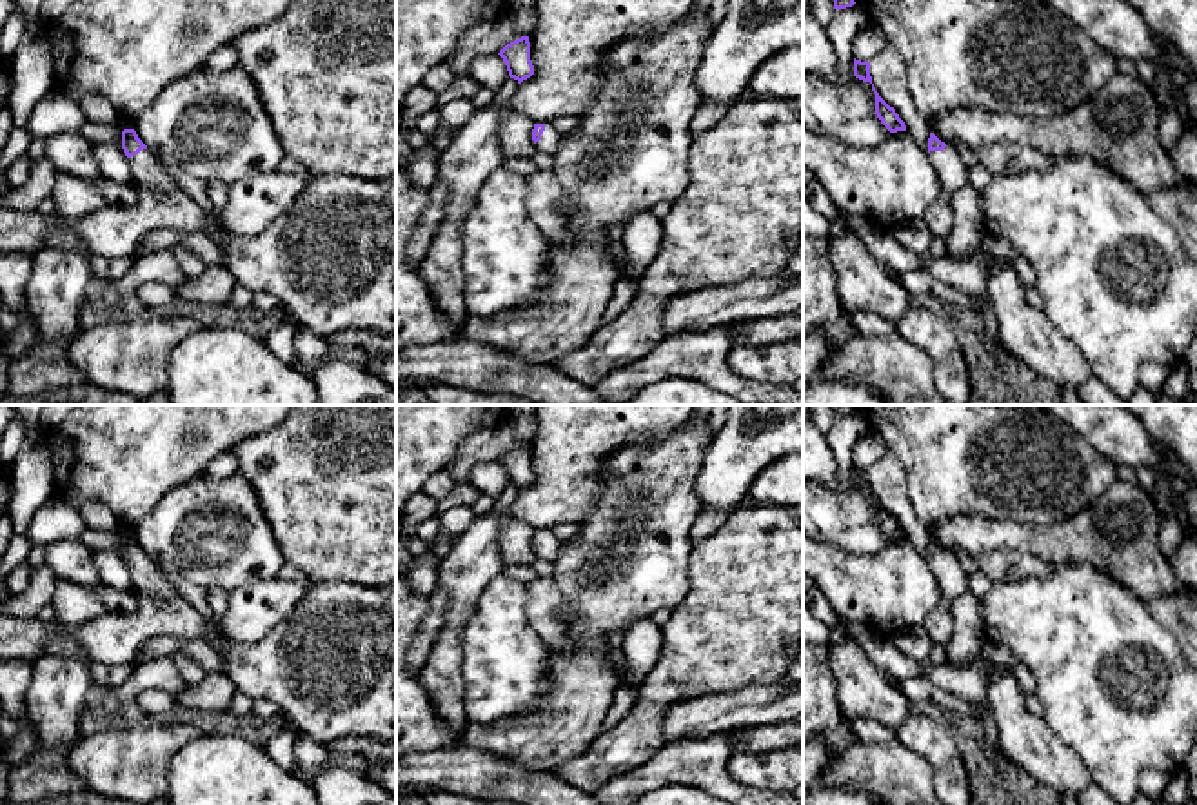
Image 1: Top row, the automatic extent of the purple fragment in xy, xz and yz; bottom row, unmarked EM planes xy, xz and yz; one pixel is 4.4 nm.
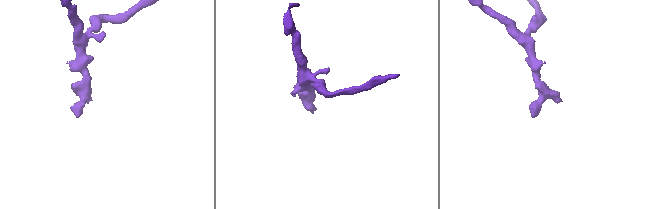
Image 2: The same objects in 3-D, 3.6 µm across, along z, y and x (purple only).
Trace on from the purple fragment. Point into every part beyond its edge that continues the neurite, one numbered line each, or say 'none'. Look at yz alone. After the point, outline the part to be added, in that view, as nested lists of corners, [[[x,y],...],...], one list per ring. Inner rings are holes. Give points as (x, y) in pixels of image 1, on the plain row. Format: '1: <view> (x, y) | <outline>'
1: yz (949, 573) | [[[946,551],[943,558],[930,558],[928,565],[941,587],[943,603],[921,625],[926,629],[932,643],[946,647],[954,629],[950,603],[968,592],[968,574],[952,551]]]

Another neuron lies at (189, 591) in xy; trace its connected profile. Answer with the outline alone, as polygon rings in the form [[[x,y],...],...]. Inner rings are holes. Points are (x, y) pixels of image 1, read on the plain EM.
[[[163,574],[167,581],[171,581],[178,592],[191,601],[196,611],[207,620],[207,621],[216,621],[213,616],[213,611],[207,605],[207,591],[203,591],[202,587],[191,583],[189,580],[185,580],[180,574]]]

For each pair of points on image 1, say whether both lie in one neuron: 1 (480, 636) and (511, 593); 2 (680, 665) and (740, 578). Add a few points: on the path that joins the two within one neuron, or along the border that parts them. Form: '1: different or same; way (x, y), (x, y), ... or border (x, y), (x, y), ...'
1: same; way (491, 626), (500, 615), (502, 604)
2: same; way (696, 644), (740, 600)

